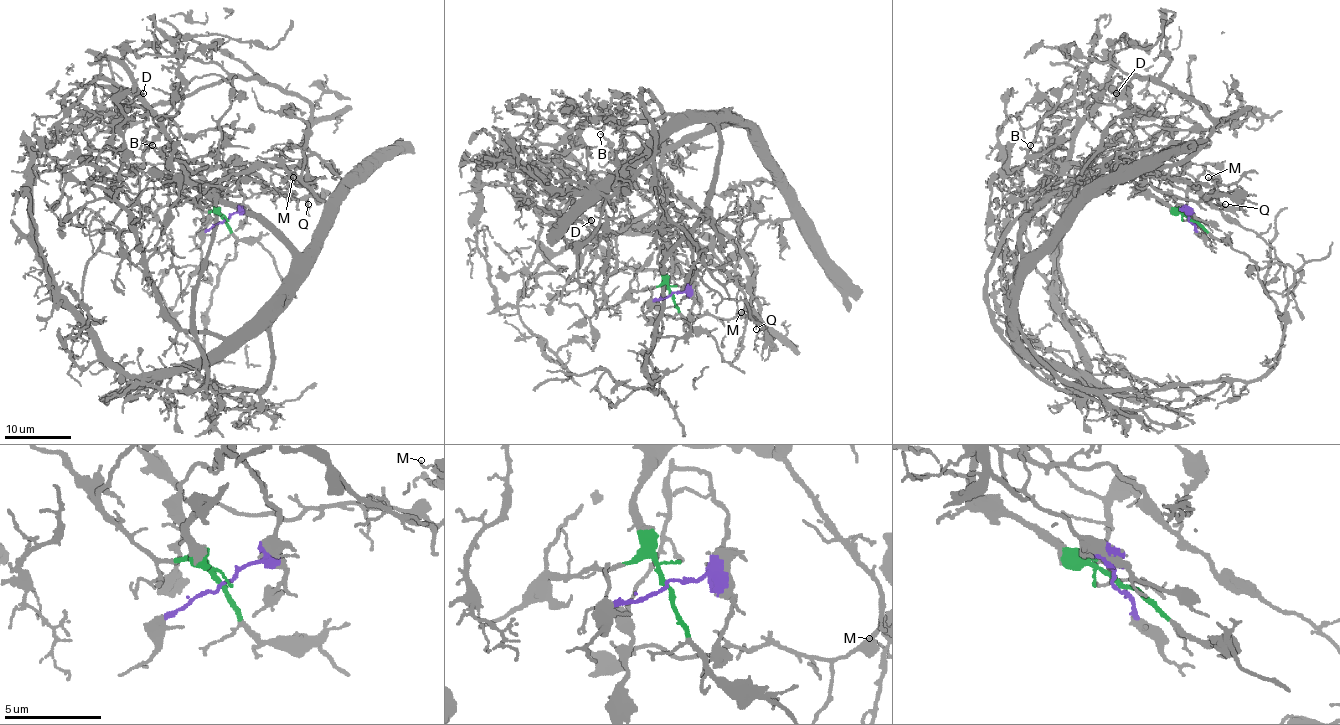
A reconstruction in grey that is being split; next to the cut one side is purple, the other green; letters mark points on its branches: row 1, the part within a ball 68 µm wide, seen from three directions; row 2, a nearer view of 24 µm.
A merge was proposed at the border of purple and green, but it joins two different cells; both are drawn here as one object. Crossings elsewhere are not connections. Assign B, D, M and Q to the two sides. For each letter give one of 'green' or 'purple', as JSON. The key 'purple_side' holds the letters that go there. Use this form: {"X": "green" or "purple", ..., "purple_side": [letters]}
{"B": "green", "D": "purple", "M": "green", "Q": "green", "purple_side": ["D"]}

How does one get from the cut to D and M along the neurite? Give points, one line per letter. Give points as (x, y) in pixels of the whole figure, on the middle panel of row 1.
D: (672, 294), (692, 267), (668, 237), (714, 224), (749, 267), (757, 317), (678, 237), (591, 220)
M: (672, 294), (662, 260), (675, 245), (705, 245), (759, 319), (752, 321), (740, 312)

